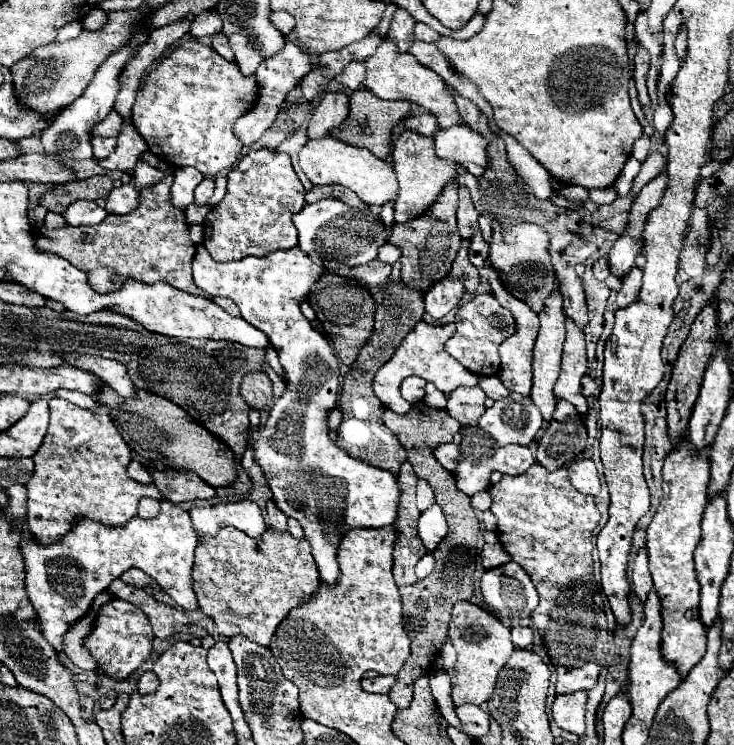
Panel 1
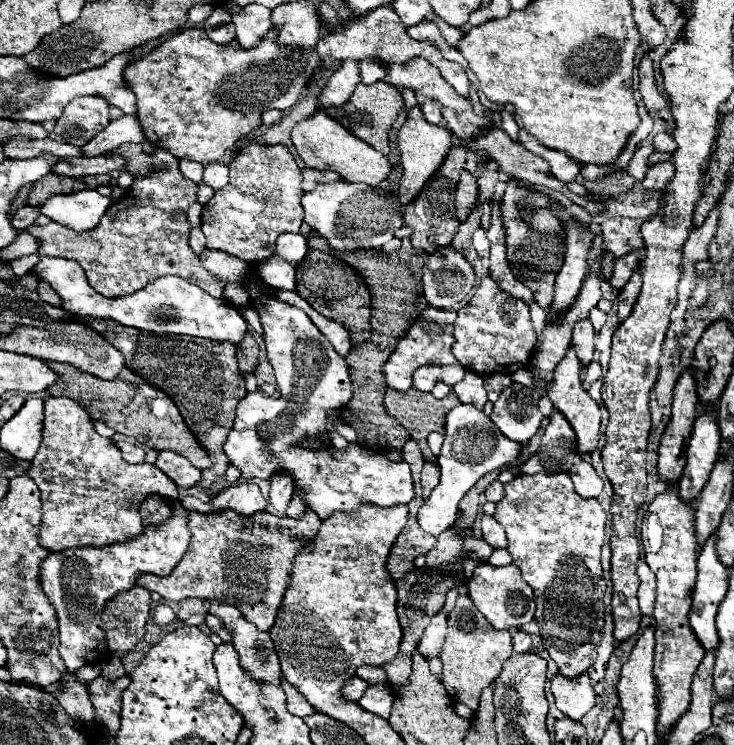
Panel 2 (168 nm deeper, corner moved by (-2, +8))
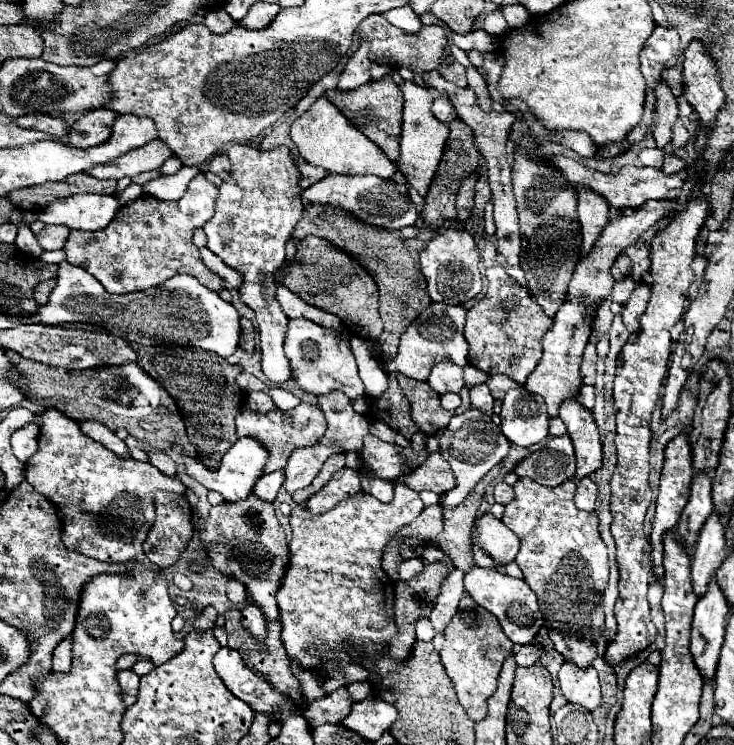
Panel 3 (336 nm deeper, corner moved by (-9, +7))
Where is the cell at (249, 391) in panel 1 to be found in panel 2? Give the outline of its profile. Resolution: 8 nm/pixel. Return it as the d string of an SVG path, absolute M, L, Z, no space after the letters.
M245 334L245 338L239 342L237 348L237 360L239 360L239 372L241 374L253 374L259 364L259 346L251 334Z

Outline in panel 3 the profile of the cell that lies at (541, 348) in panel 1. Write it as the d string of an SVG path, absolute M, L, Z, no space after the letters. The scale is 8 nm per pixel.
M578 189L578 215L582 225L582 257L590 253L596 239L600 237L602 229L608 223L608 211L610 205L606 205L606 199L602 195L596 195L588 189Z

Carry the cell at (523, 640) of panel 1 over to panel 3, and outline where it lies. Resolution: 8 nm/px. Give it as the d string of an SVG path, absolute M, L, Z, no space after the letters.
M522 645L514 649L514 659L520 667L530 667L540 659L540 649L536 645Z

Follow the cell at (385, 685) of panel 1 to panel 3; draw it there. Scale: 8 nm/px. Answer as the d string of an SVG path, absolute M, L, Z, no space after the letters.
M338 687L334 693L308 703L306 709L302 711L302 715L306 717L306 721L310 721L310 727L318 727L324 723L342 721L342 717L346 717L346 713L350 713L350 707L352 707L352 699L350 699L346 687Z

